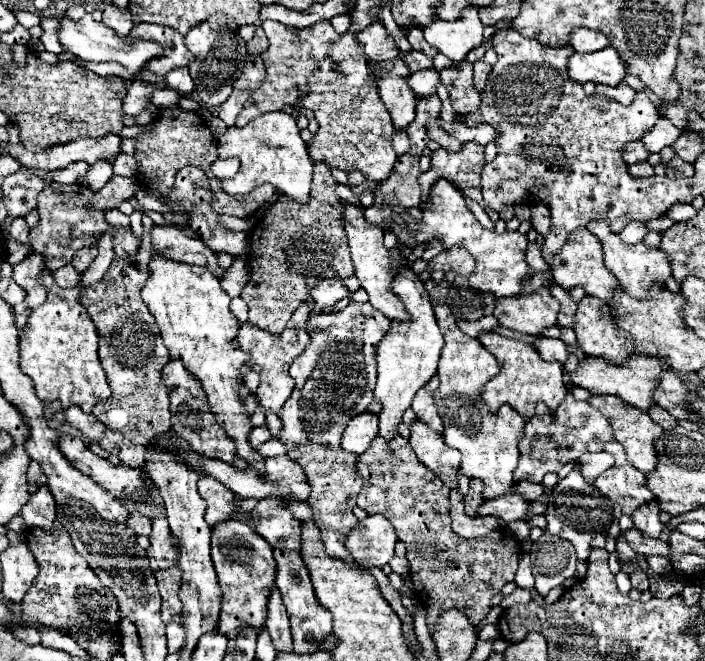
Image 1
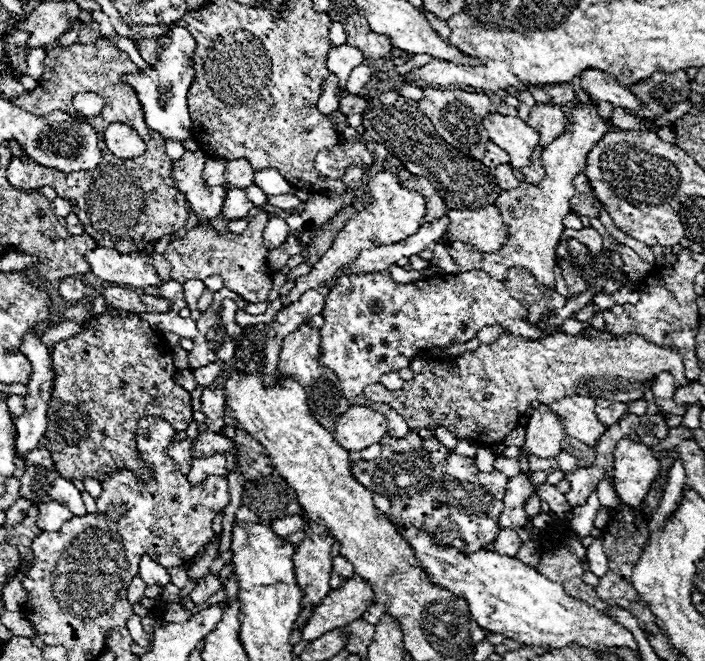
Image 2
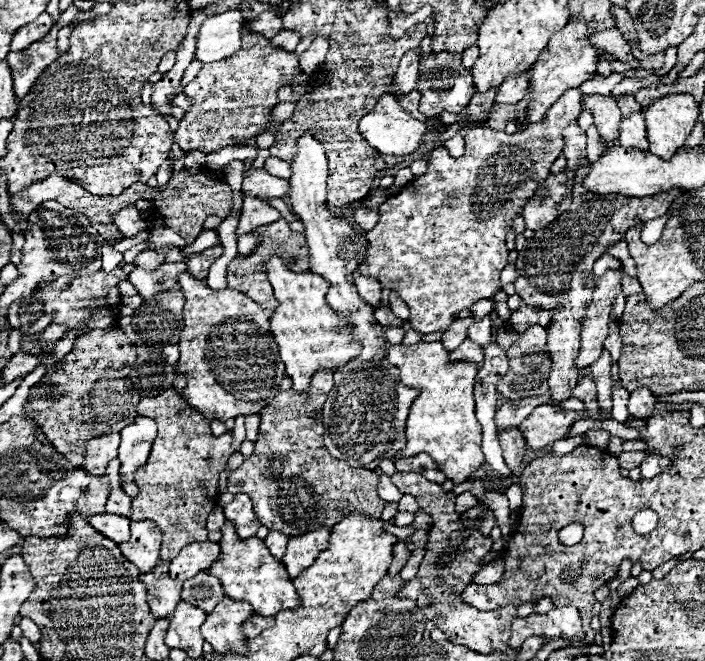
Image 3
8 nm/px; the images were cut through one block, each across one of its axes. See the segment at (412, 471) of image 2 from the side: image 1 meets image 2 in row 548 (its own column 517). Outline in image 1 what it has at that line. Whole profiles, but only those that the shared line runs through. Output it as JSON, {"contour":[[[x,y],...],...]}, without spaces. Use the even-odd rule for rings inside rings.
{"contour":[[[572,392],[566,394],[562,404],[552,412],[544,402],[536,406],[536,416],[526,422],[524,438],[520,442],[520,464],[516,468],[516,480],[528,480],[540,484],[544,474],[556,472],[562,464],[578,462],[586,452],[600,452],[604,444],[612,438],[612,428],[608,420],[596,412],[588,402],[578,402],[572,398]]]}

